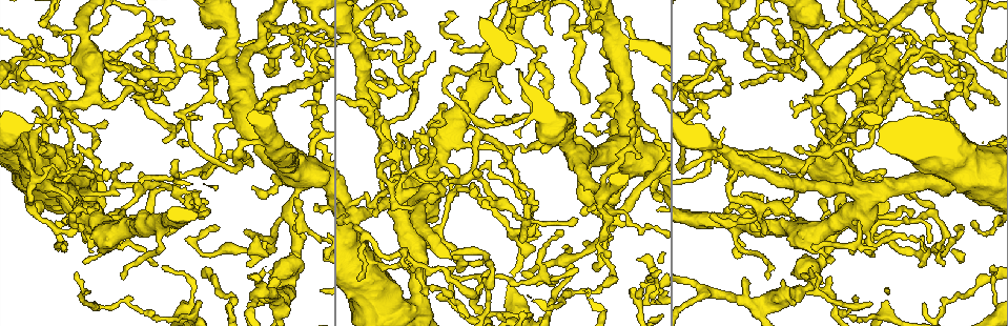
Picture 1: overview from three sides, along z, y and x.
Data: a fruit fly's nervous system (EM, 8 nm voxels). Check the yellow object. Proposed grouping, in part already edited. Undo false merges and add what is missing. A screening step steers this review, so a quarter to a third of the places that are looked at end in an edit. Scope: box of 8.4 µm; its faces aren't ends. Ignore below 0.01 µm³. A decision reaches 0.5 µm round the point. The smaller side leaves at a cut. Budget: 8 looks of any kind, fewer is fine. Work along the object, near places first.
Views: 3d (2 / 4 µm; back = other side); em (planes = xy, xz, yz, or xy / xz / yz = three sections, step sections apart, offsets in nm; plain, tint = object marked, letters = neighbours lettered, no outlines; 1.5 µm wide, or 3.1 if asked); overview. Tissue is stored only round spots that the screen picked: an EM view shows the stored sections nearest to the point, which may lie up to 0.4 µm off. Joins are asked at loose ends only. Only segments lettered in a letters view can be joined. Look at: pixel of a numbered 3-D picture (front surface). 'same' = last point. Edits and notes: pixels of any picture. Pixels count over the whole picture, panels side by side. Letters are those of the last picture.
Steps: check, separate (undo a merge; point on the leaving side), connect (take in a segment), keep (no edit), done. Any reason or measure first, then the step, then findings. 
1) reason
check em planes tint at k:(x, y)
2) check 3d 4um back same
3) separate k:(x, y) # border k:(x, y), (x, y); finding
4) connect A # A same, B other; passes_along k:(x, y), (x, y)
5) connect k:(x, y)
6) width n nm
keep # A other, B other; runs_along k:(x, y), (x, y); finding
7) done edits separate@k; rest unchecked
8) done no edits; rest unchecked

narrows sharply
check 3d 2um at 1:(594, 14)

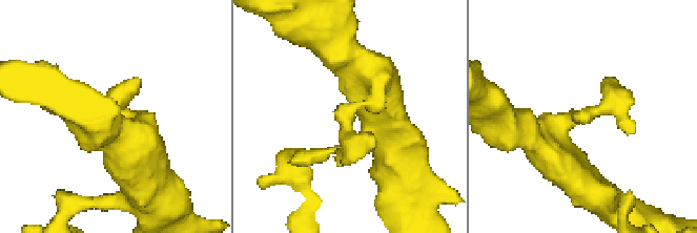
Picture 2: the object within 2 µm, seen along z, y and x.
arm_widths 280, 320 nm
check em planes letters at 2:(347, 120)

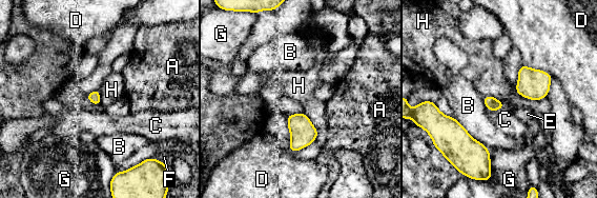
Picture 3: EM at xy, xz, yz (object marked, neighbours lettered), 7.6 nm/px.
keep # A other, B other, C other, D other, E other, F other, G other, H other; border 3:(515, 85), (531, 99), (547, 95); one neuron here

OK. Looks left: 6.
an open end
check em xy step 4 tint at 1:(542, 151)

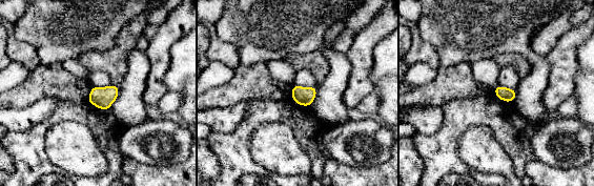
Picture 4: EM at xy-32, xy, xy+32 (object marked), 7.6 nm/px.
cut it another way
check em planes letters same

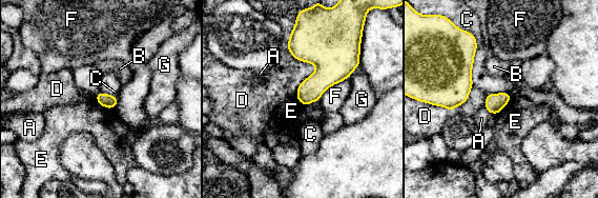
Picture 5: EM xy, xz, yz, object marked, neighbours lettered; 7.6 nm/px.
longest_contact D 550 nm
keep # A other, B other, C other, D other, E other, F other, G other; no lettered segment goes on from it

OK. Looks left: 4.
sharp bend
check em planes letters at 1:(955, 67)

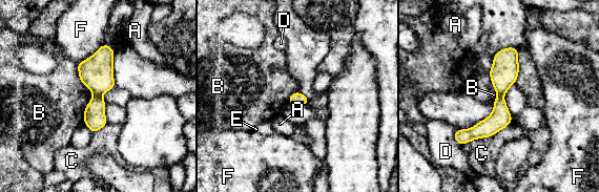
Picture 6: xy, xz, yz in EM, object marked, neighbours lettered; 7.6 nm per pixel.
width 90 nm
keep # A other, B other, C other, D other, E other, F other; runs_along 6:(504, 59), (499, 113), (461, 142); one neuron here

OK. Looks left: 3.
done no edits; rest unchecked

